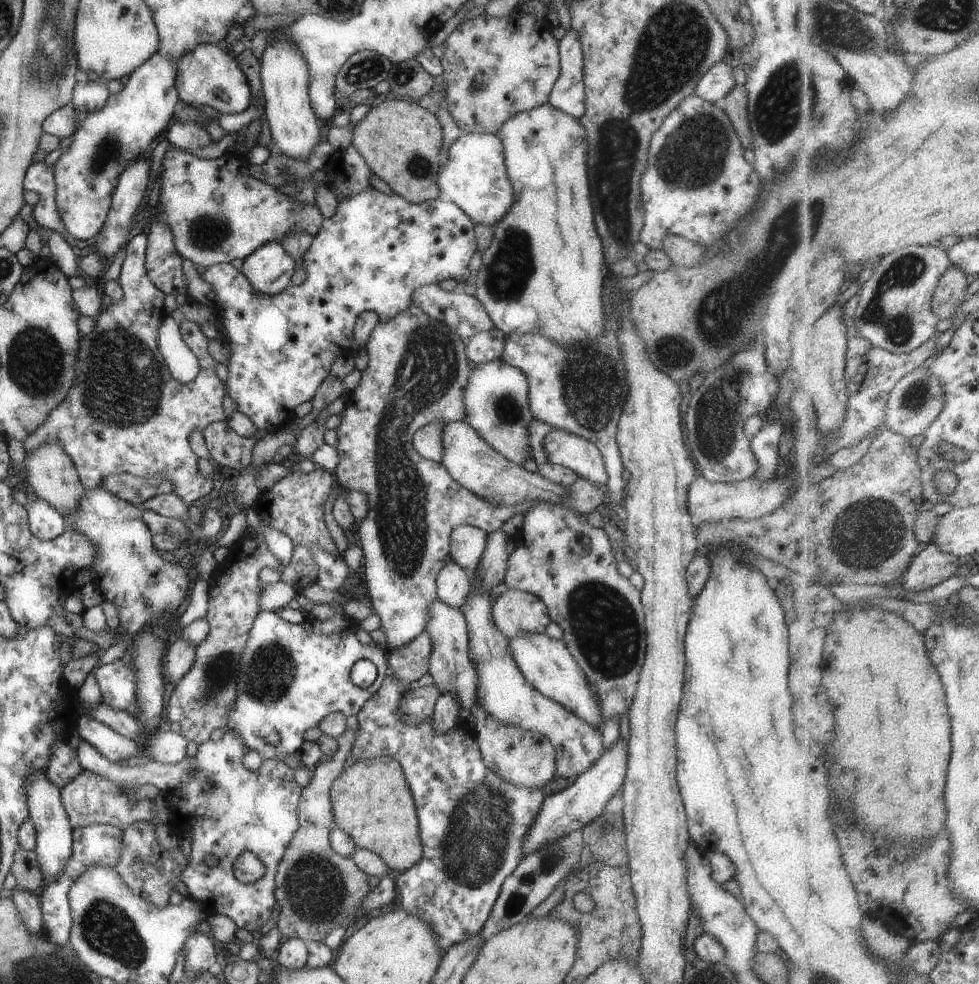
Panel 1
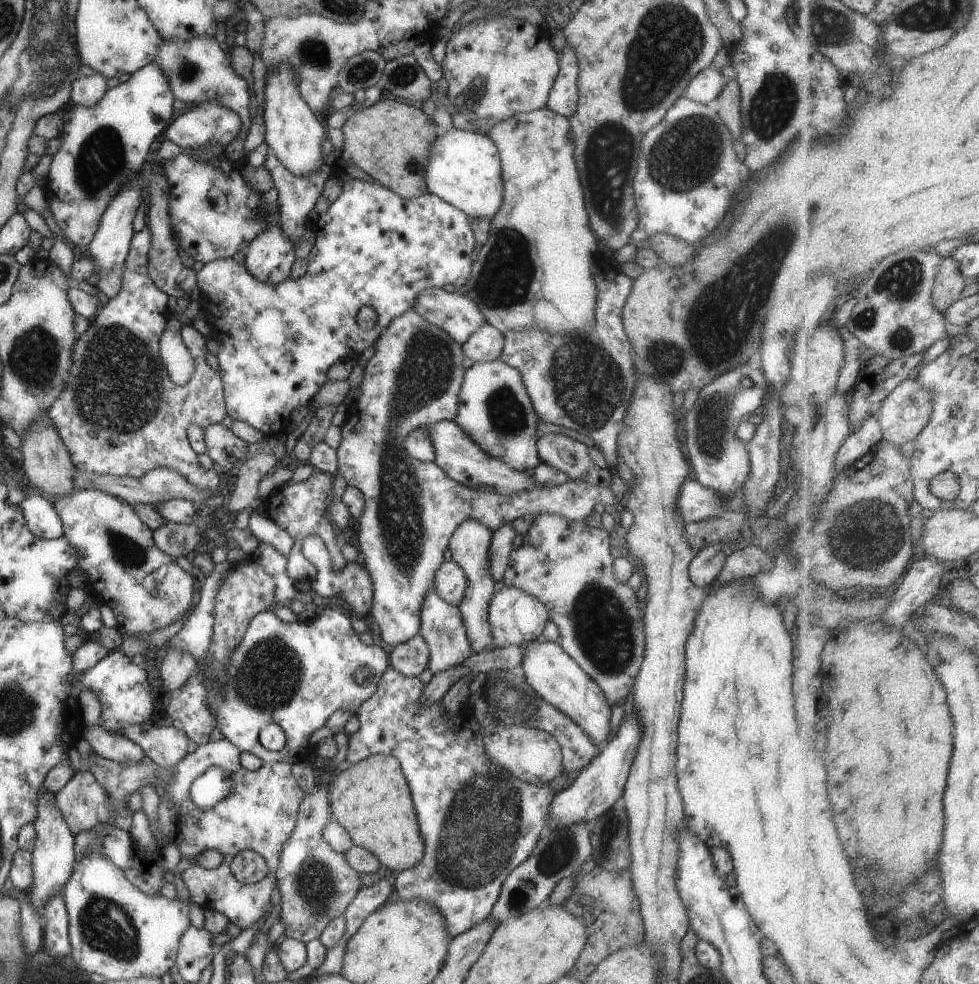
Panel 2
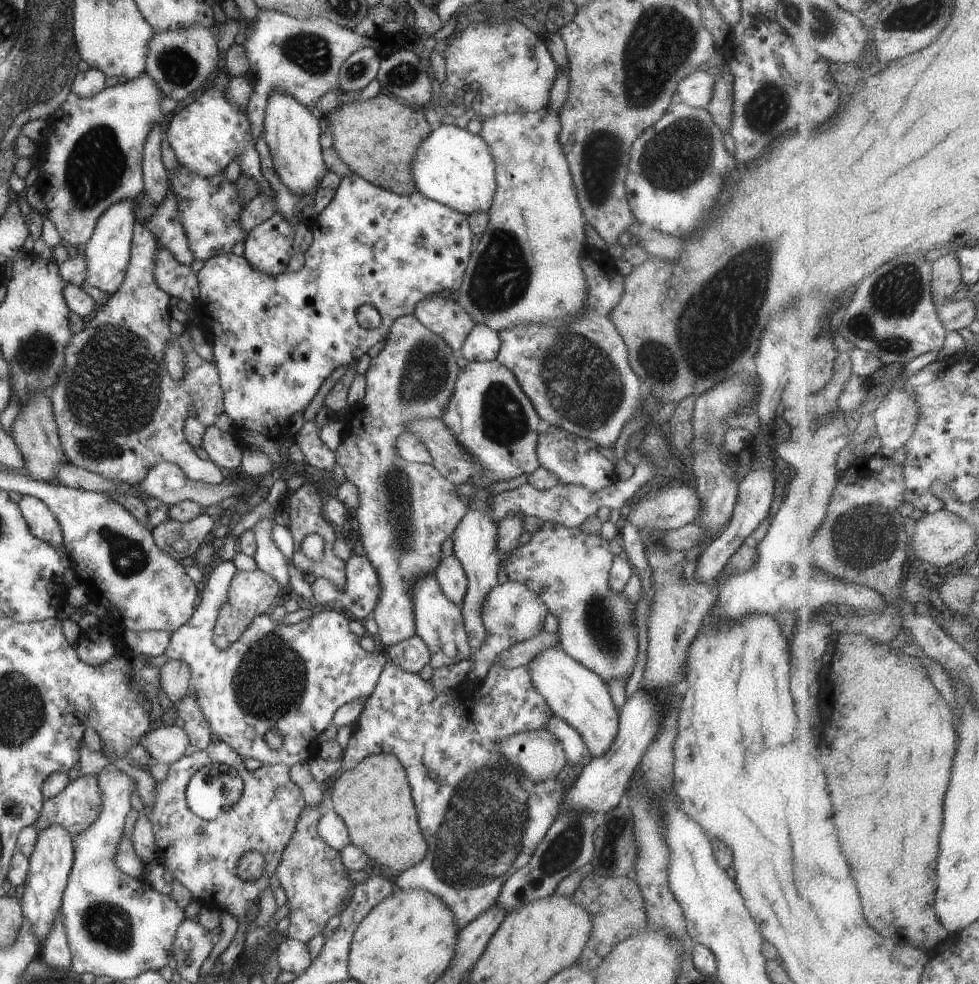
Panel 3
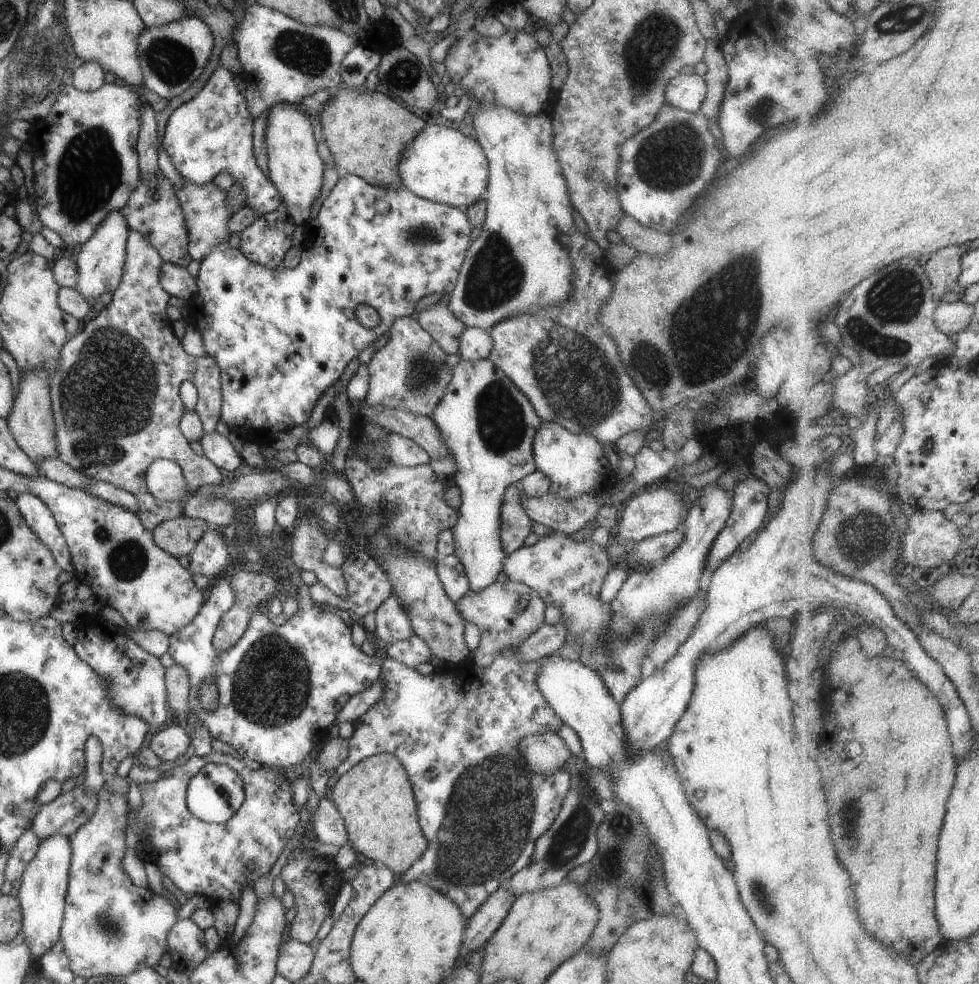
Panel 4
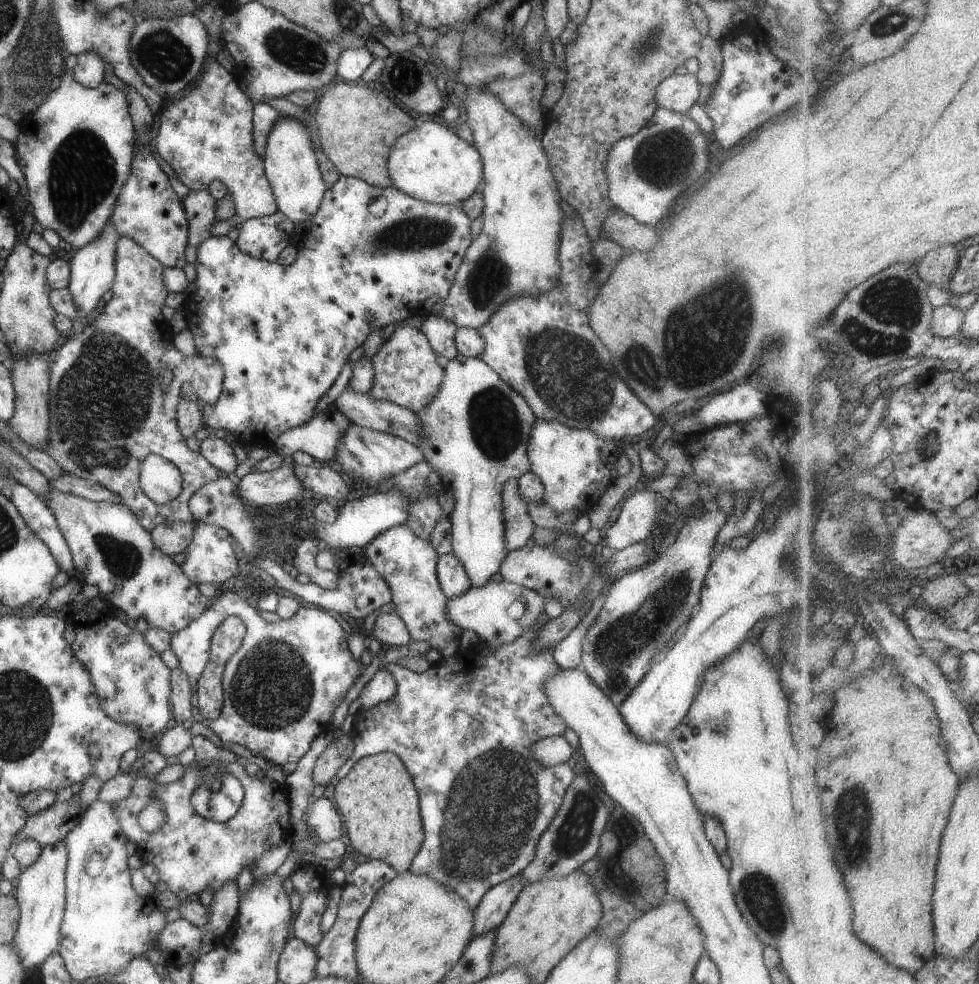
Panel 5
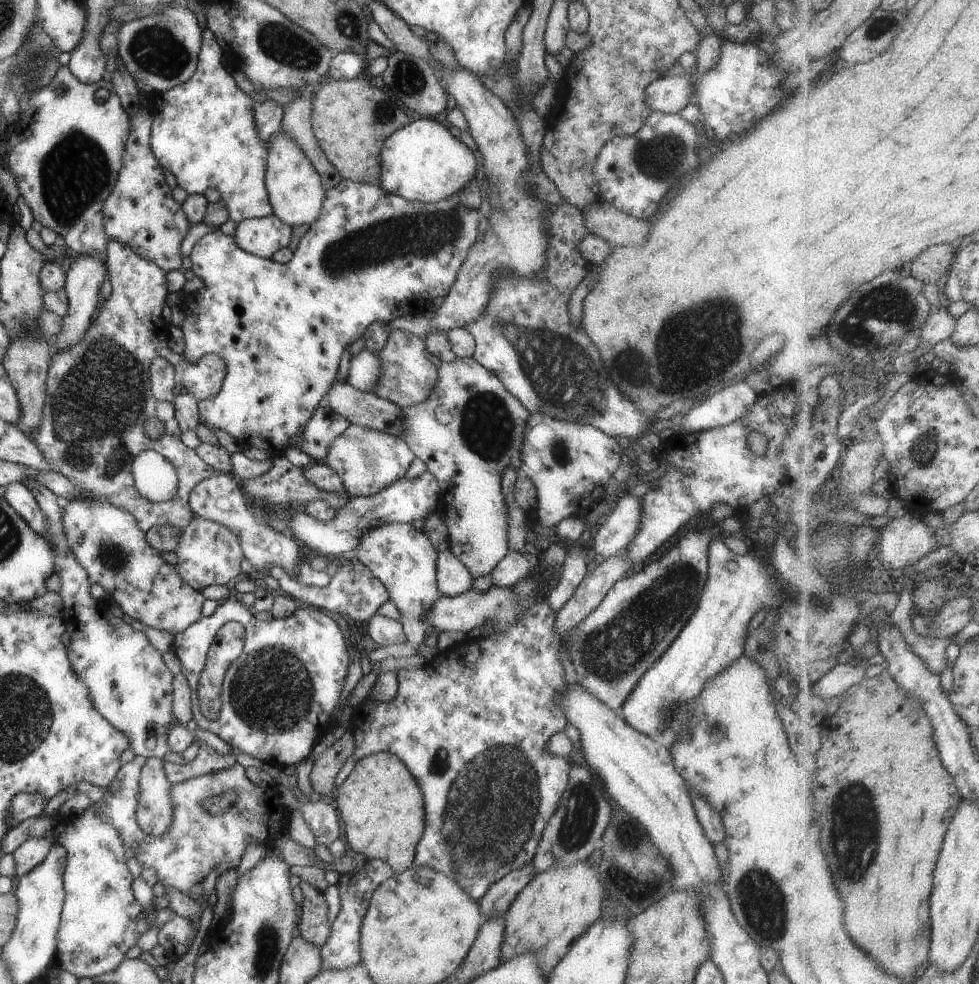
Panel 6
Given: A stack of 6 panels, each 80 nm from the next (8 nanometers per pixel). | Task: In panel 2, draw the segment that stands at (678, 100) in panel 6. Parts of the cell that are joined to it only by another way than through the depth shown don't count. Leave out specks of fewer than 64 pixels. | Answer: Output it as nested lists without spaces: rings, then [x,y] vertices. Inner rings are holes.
[[[708,66],[704,70],[697,72],[685,86],[682,97],[689,98],[697,104],[712,105],[714,99],[719,94],[719,90],[727,78],[719,74],[719,69]]]

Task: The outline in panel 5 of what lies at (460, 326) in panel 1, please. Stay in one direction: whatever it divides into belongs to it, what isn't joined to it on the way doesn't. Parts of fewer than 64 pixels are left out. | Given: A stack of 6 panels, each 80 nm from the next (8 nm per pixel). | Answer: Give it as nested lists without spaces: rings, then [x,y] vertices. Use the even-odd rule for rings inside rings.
[[[439,314],[428,315],[420,322],[420,332],[427,338],[431,350],[436,356],[443,356],[448,360],[458,354],[453,338],[455,328],[455,324],[451,324],[449,320],[445,322]]]

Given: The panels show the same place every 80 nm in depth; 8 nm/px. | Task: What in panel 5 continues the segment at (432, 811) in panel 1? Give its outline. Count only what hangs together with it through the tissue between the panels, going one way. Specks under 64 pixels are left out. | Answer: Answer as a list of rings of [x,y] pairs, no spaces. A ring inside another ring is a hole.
[[[541,612],[537,622],[509,644],[480,645],[464,650],[458,647],[451,658],[441,659],[421,674],[411,672],[395,661],[382,666],[395,680],[395,694],[359,712],[359,734],[357,714],[353,714],[353,750],[334,775],[335,780],[341,780],[362,757],[387,751],[395,754],[417,790],[424,833],[408,872],[439,880],[459,894],[469,908],[475,909],[491,886],[521,873],[529,865],[539,836],[559,810],[563,794],[573,780],[574,774],[565,762],[544,766],[531,754],[535,742],[562,735],[566,730],[563,718],[548,704],[543,689],[545,680],[561,668],[553,660],[550,648],[531,648],[537,632],[547,621],[549,618]]]

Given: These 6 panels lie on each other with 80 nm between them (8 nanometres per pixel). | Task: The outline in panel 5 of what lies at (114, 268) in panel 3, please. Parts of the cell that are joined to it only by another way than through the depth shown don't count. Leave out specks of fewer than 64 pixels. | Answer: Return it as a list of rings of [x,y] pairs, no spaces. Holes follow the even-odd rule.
[[[105,224],[103,232],[91,240],[91,244],[85,244],[82,248],[77,249],[71,262],[69,262],[69,283],[67,292],[71,294],[71,302],[77,308],[75,318],[84,318],[94,310],[102,298],[102,294],[111,289],[113,283],[113,252],[115,252],[115,242],[120,238],[119,234],[111,228],[111,224]]]

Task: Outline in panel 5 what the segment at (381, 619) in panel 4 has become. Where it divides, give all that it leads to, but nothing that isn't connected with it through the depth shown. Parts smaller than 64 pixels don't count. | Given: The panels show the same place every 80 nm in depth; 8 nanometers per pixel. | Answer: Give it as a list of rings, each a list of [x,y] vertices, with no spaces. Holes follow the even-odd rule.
[[[377,612],[371,634],[384,649],[391,646],[403,646],[410,640],[405,624],[395,612],[384,614]]]

